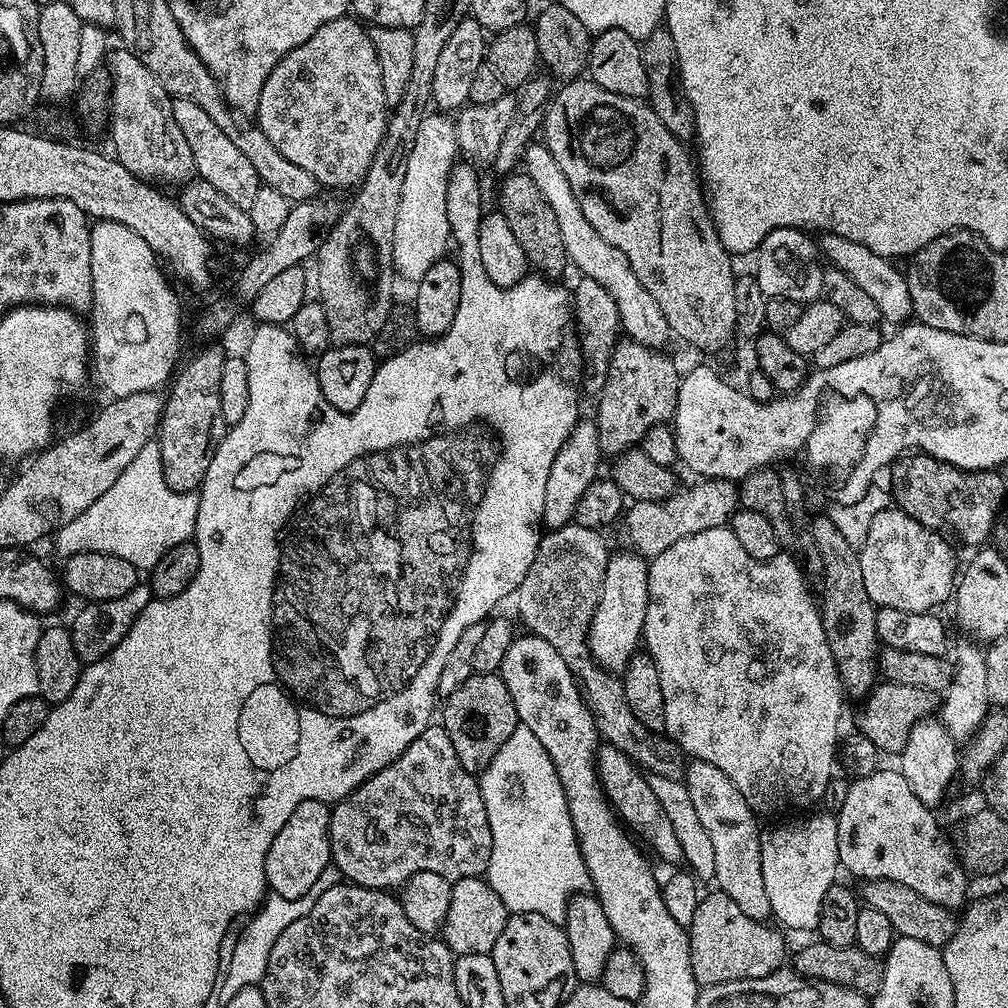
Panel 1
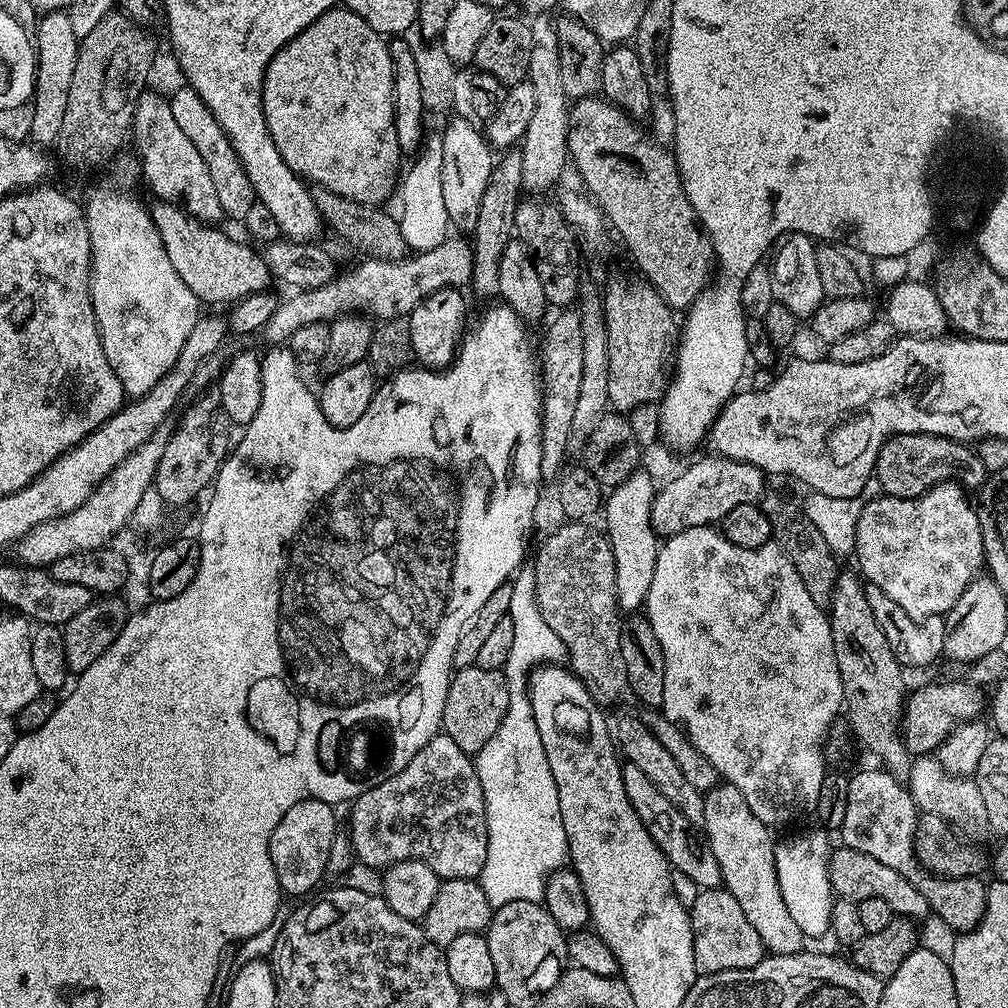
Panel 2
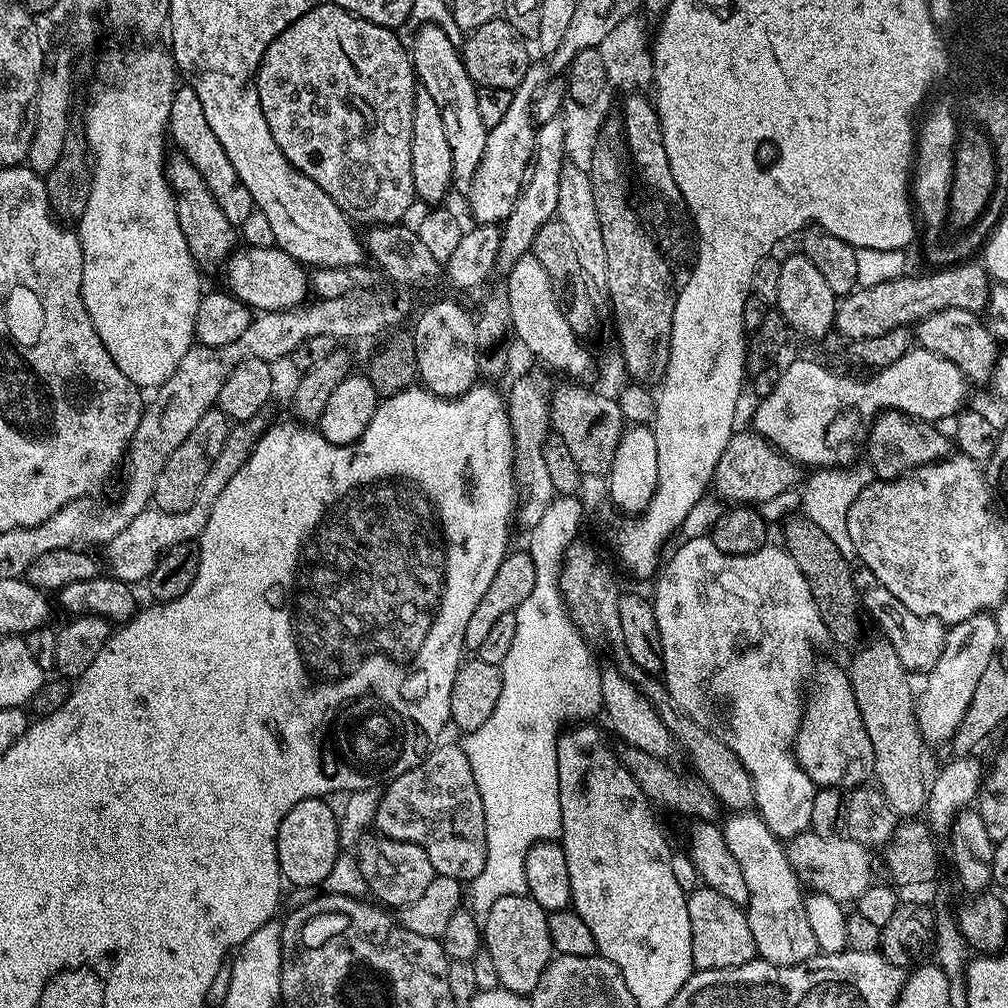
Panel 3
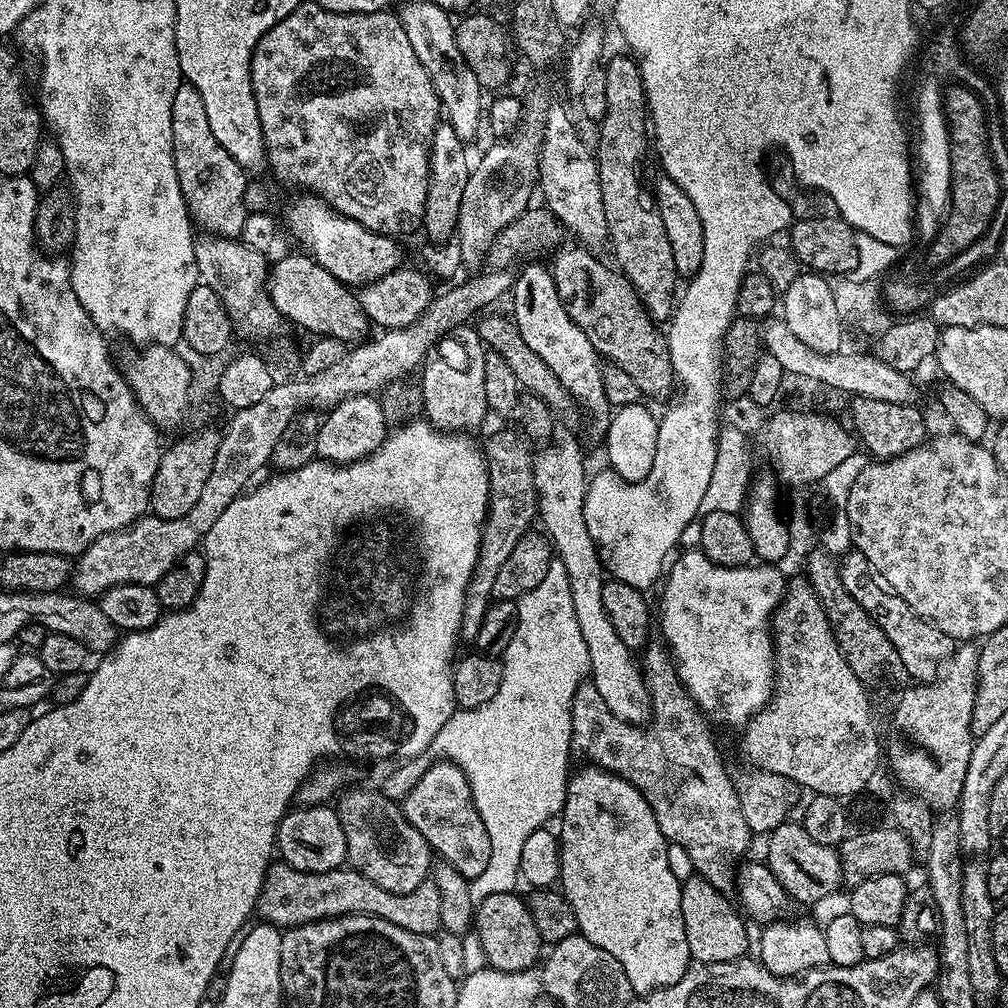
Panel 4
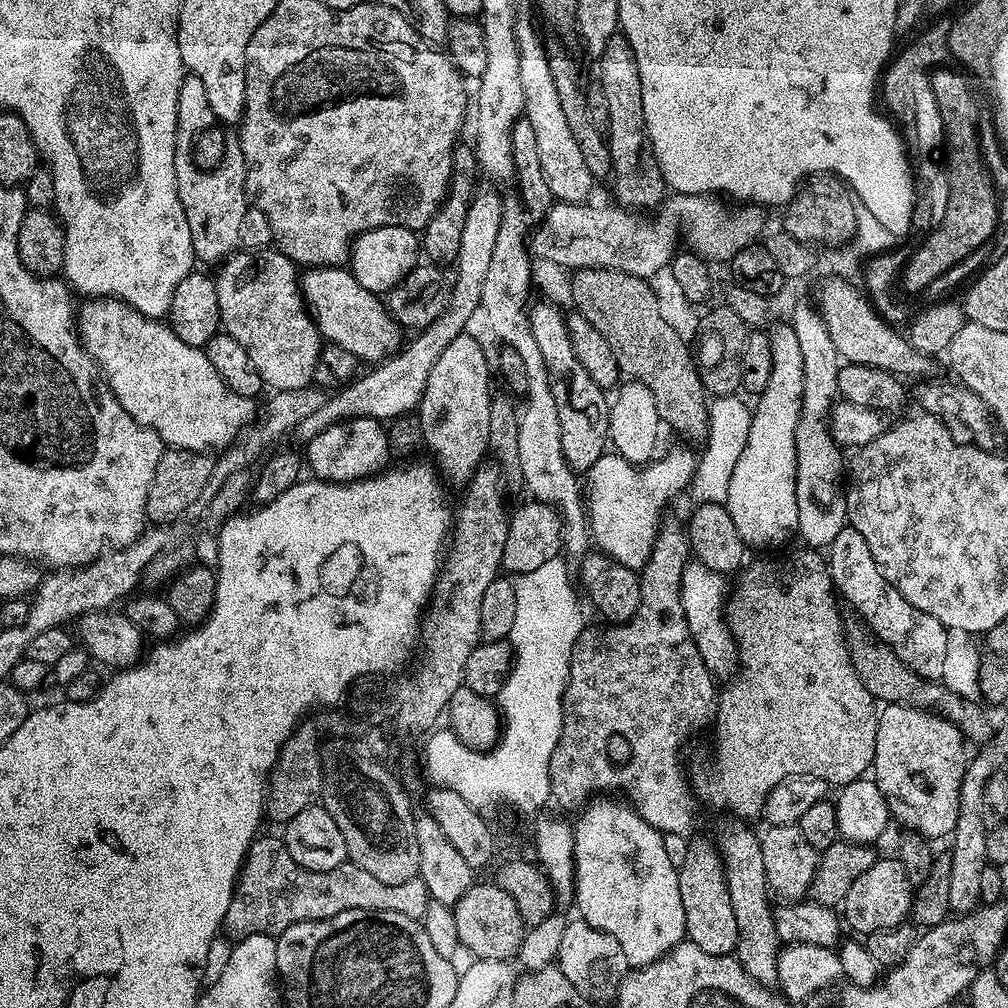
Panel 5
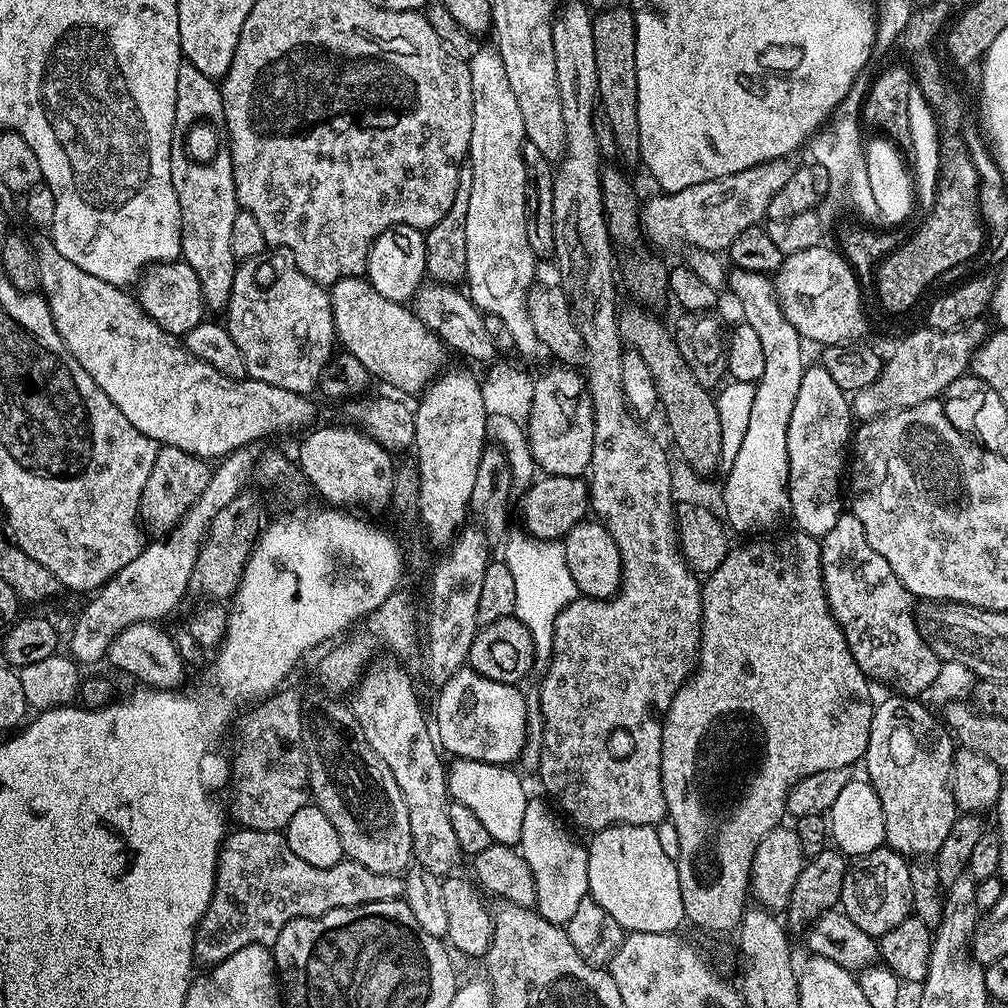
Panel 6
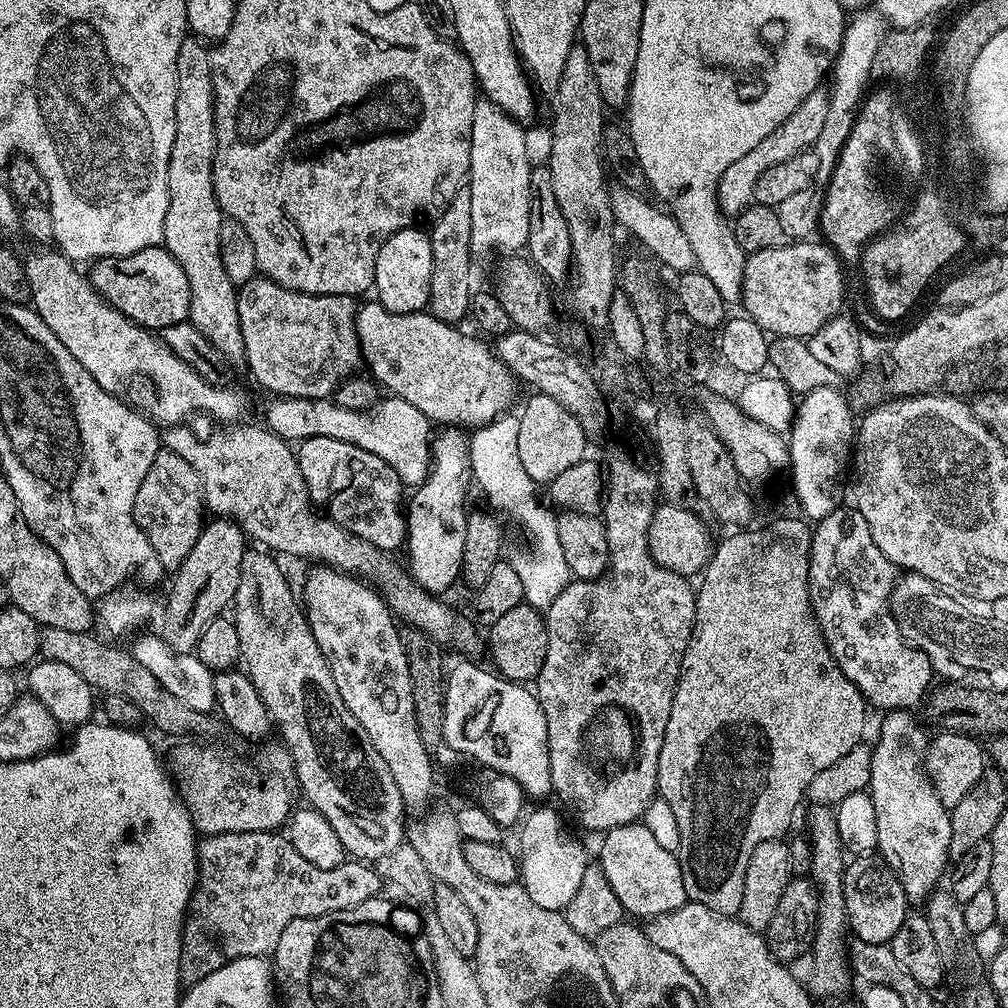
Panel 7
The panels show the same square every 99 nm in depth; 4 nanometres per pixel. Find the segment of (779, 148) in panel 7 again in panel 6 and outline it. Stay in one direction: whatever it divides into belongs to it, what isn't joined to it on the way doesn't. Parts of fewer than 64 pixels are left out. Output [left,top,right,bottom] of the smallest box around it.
[641,160,795,253]

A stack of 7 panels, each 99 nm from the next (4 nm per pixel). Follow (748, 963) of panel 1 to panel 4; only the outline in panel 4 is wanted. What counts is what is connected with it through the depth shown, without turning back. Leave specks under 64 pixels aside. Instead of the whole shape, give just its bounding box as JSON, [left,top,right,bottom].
[680,874,748,964]

